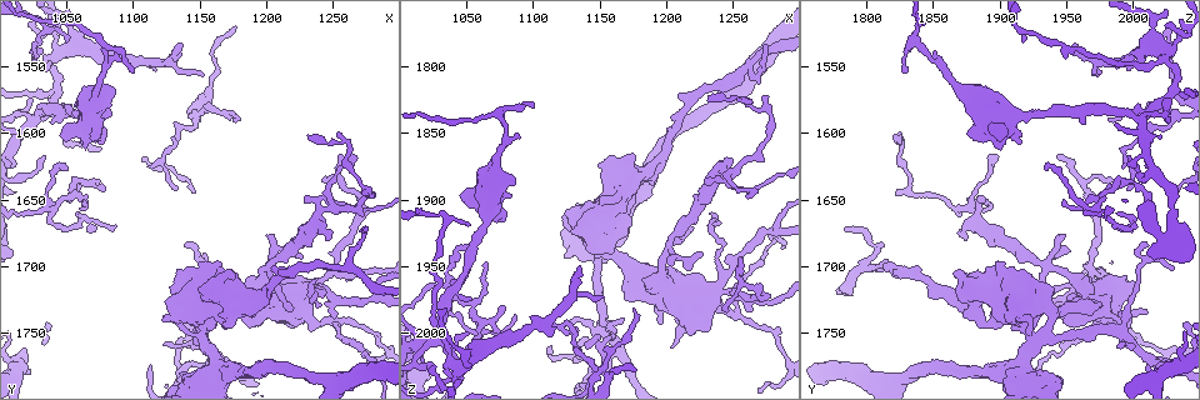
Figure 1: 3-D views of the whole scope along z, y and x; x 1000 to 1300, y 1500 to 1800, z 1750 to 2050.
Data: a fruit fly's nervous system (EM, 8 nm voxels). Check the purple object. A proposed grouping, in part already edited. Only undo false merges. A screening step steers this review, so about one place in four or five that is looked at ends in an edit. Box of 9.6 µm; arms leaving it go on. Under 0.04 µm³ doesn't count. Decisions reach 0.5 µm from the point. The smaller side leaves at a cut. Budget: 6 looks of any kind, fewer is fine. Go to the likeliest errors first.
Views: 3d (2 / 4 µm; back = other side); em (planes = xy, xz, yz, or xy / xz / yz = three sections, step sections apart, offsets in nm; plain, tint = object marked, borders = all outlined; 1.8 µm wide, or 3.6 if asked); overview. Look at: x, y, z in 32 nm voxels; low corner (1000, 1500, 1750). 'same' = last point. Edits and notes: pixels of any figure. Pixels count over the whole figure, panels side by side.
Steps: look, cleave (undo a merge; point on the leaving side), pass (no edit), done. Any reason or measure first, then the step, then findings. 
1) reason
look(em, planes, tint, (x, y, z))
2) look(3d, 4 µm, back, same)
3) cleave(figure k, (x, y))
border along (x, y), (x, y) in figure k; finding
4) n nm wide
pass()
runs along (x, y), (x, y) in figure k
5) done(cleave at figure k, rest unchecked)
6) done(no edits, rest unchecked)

sharp bend
look(3d, 2 µm, (1028, 1590, 2004))

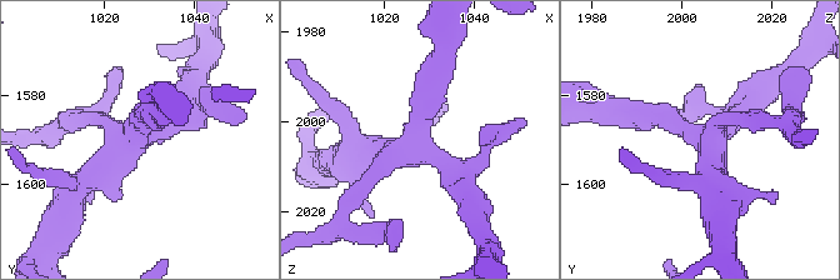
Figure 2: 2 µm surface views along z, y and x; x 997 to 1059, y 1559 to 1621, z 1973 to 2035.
need the tissue
look(em, planes, borders, (1028, 1589, 2006))

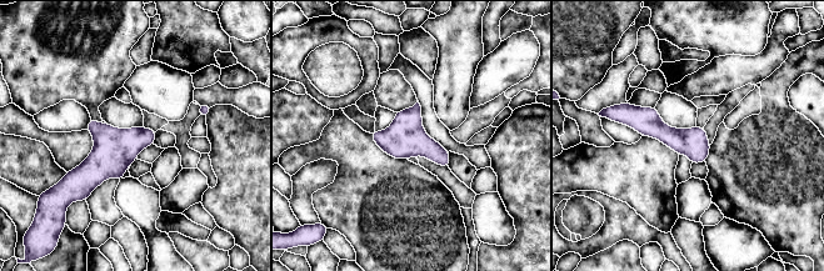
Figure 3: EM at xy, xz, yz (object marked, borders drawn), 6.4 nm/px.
pass()
runs along (622, 114), (692, 141), (705, 152) in figure 3; one neuron here

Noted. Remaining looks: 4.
narrows sharply
look(em, 3.6 µm, planes, tint, (1154, 1752, 1922))

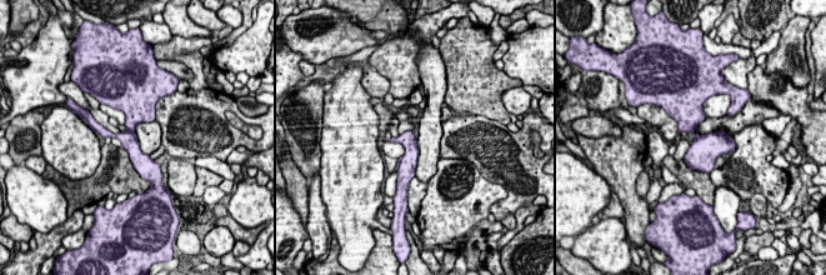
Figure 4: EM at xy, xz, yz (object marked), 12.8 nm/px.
pass()
runs along (134, 101), (131, 145), (143, 173) in figure 4; all the same neuron

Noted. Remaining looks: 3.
sharp bend
look(3d, 2 µm, (1244, 1656, 1884))

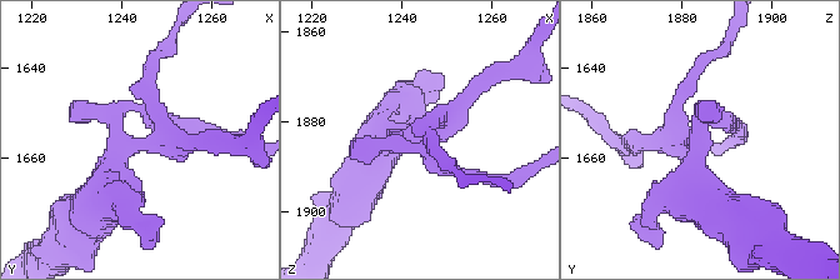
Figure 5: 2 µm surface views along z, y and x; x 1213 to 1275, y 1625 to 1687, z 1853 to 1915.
look(em, planes, plain, (1244, 1657, 1883))

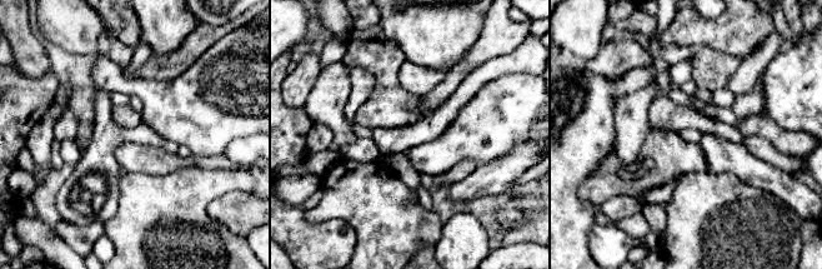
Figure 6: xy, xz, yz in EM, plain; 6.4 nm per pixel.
with the object marked
look(em, planes, tint, same)

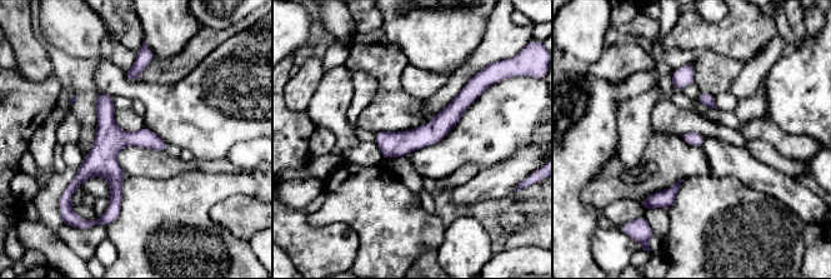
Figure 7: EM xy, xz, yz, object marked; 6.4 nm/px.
100 nm wide
pass()
runs along (101, 95), (114, 212) in figure 7; all the same neuron

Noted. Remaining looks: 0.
done(no edits, rest unchecked)

